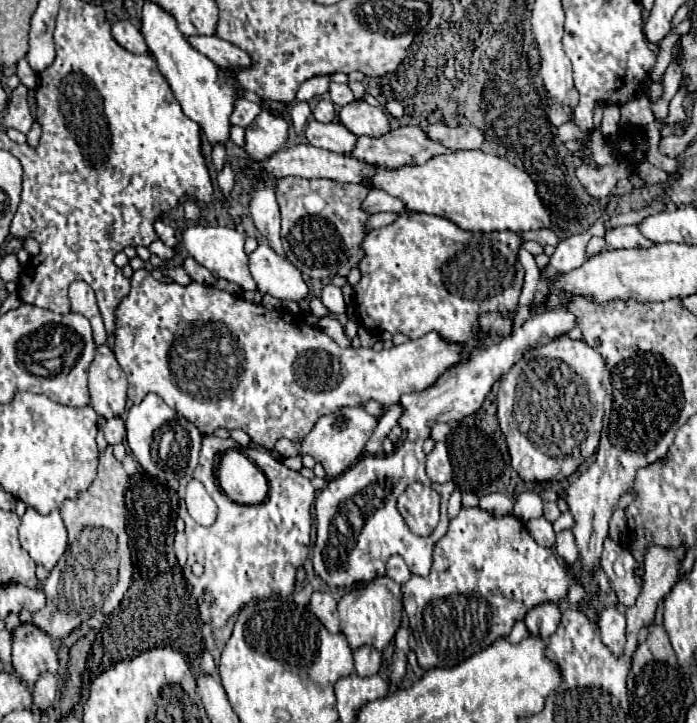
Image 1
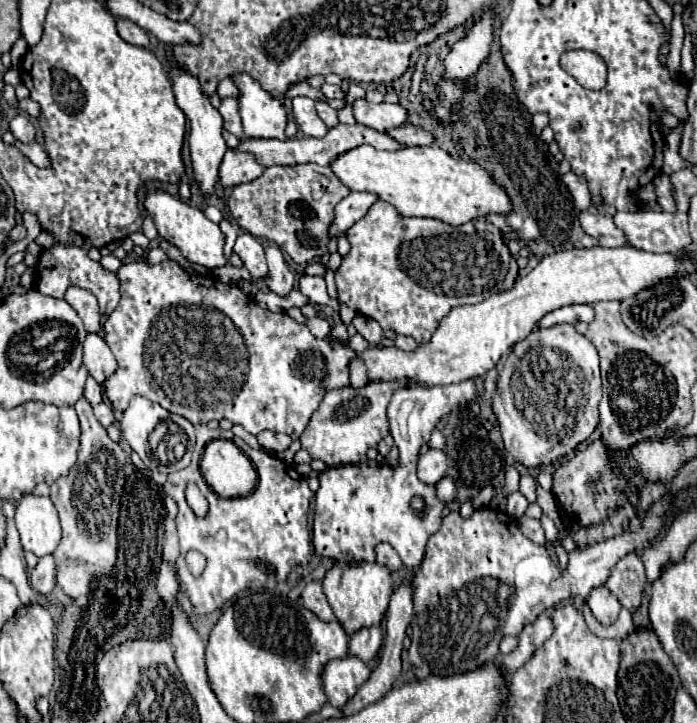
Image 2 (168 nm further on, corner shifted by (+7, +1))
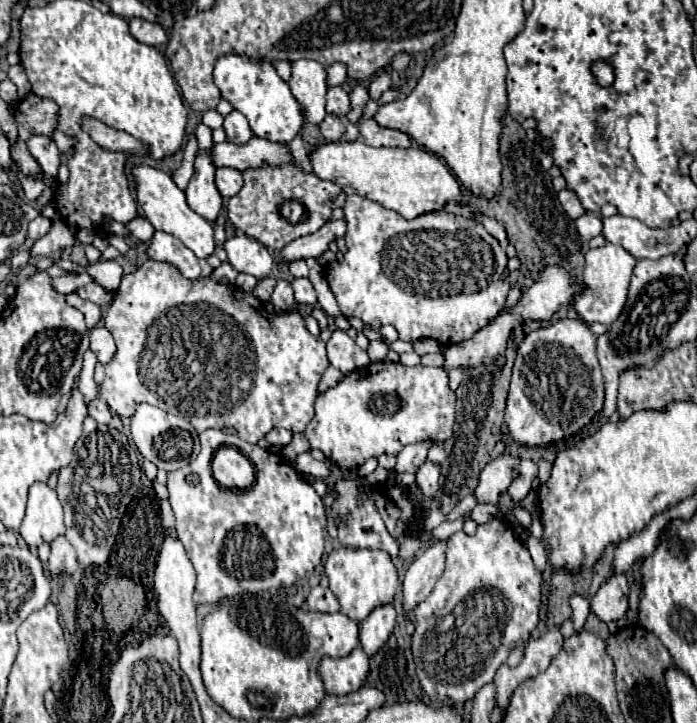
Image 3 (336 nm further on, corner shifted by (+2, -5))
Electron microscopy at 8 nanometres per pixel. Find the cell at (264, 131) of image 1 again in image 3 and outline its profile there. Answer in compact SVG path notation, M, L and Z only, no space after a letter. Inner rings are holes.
M229 54L217 60L215 70L213 70L213 80L217 88L221 90L221 96L227 98L231 106L249 120L251 132L255 136L271 140L271 142L289 144L301 130L301 124L305 122L301 114L301 106L293 98L287 82L283 82L277 76L273 64Z

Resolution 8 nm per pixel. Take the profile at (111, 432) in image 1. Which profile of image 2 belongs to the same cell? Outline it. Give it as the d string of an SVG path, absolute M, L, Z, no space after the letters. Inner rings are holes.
M100 402L94 406L94 416L98 418L98 422L102 426L108 426L114 422L114 412L112 412L112 406L108 406L106 402Z

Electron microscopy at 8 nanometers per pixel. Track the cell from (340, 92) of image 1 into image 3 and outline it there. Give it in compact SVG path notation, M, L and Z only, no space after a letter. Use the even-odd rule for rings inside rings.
M343 88L327 90L327 112L329 114L347 114L349 112L349 94Z

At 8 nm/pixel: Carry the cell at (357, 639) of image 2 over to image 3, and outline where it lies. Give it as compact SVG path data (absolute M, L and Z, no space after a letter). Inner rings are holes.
M393 606L375 608L359 624L359 628L361 628L359 640L361 640L361 646L363 646L367 656L375 656L381 650L381 646L391 636L393 626L395 626L395 610L393 610Z

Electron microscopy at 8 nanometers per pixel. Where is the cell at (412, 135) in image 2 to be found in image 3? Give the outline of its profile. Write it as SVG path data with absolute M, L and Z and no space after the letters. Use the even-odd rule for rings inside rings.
M373 118L363 120L359 124L359 132L361 132L363 142L369 144L369 146L399 146L399 148L411 146L411 138L405 132L381 128Z

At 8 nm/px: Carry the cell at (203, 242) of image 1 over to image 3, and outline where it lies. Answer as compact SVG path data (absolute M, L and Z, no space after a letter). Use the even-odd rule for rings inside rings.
M137 166L133 174L137 178L137 202L143 208L147 220L155 226L155 230L161 230L179 238L197 258L211 256L215 252L213 224L189 208L185 194L177 188L173 178L151 166Z

